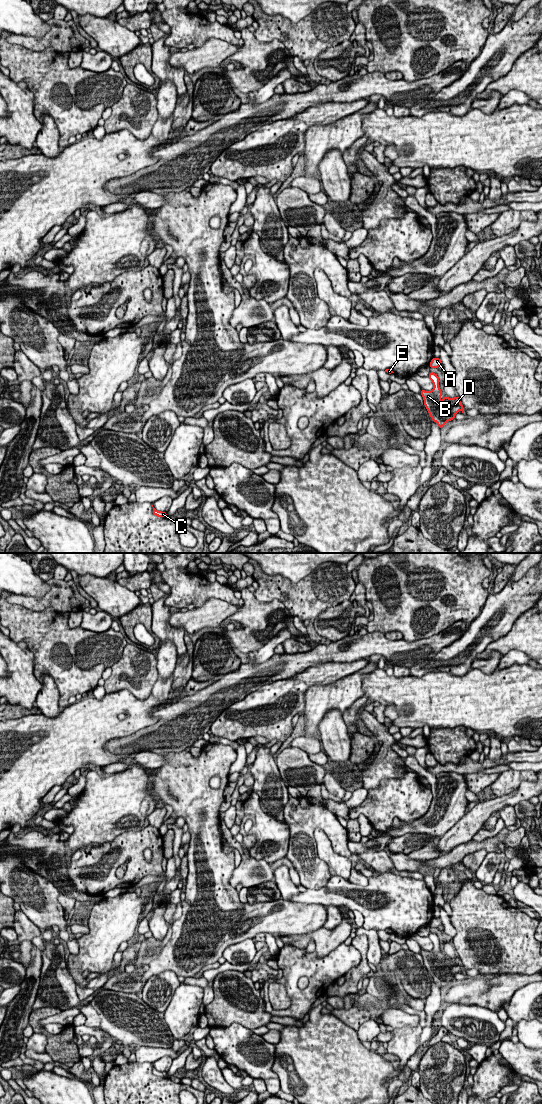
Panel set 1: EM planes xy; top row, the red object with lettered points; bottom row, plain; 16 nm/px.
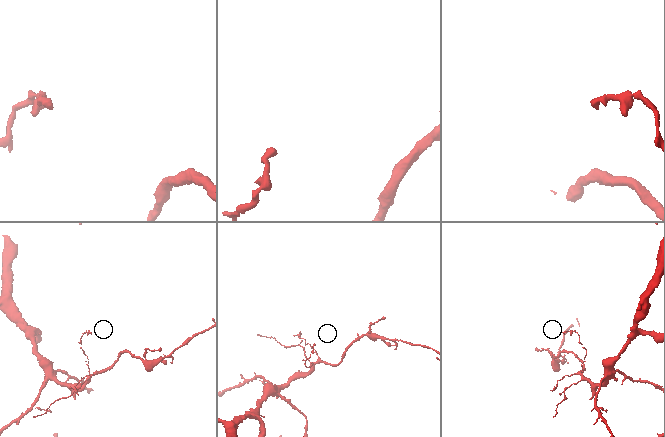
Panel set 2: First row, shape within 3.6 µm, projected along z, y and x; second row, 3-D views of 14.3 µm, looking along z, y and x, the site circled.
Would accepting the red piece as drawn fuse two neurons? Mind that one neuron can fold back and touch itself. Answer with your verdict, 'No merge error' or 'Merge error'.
No merge error

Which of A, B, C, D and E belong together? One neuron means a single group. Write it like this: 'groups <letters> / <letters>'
groups A B C D E

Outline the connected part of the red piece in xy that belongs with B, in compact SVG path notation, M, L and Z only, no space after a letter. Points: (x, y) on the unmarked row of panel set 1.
M430 931L428 938L432 941L434 948L431 951L421 949L420 954L423 957L424 965L429 976L441 989L445 986L446 982L455 979L455 975L460 969L462 970L462 973L464 973L464 968L462 961L458 956L455 958L445 956L441 961L440 958L443 953L439 947L439 937L436 933Z

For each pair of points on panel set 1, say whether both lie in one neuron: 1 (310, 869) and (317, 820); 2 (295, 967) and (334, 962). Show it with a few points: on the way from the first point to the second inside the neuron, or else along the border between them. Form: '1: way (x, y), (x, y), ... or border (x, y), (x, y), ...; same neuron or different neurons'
1: way (307, 857), (307, 832); same neuron
2: way (305, 967), (324, 967); same neuron

